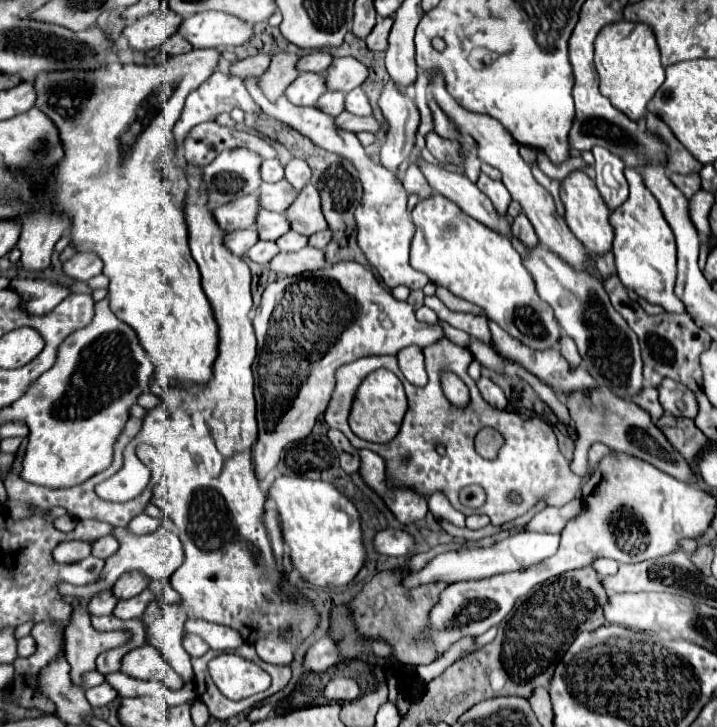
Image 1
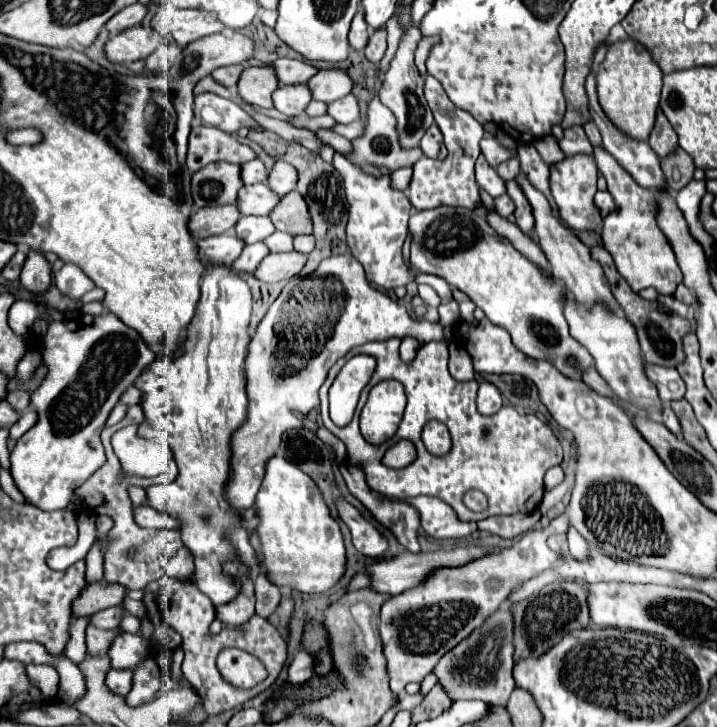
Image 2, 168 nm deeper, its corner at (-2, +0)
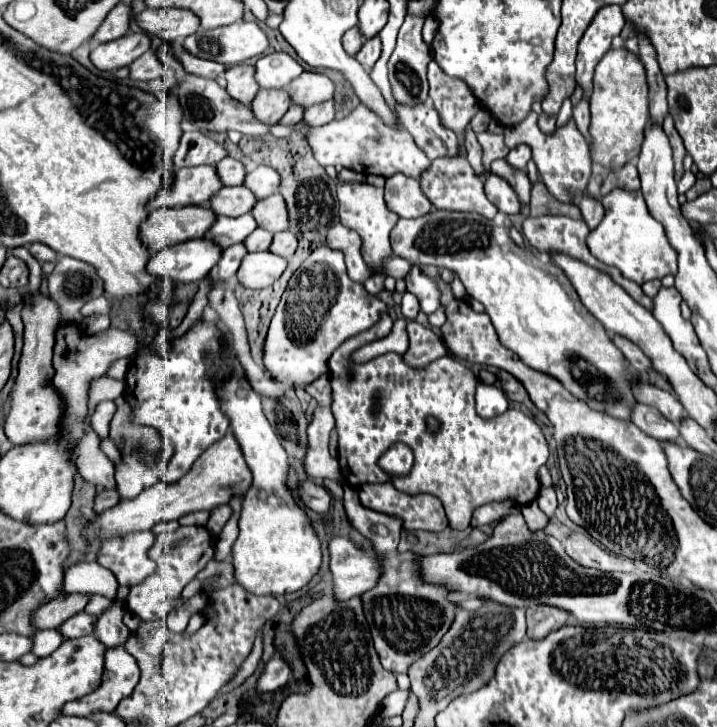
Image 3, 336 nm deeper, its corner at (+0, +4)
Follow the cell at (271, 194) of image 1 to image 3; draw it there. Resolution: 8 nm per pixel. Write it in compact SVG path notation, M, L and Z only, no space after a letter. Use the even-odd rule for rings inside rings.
M245 185L237 187L223 187L213 199L211 199L211 209L217 215L229 215L229 217L239 217L245 213L251 213L259 199L249 191Z

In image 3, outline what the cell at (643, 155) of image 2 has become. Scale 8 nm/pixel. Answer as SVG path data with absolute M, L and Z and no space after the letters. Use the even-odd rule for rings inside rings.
M603 7L597 13L597 19L593 19L593 23L587 27L577 53L577 85L583 89L583 99L589 101L593 69L609 51L611 39L621 33L623 25L625 19L621 15L621 7Z

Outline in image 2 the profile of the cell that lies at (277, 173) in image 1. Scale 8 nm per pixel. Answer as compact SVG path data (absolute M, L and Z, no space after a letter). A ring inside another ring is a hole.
M259 159L247 161L241 165L241 179L245 185L253 185L253 183L261 183L267 179L267 169Z

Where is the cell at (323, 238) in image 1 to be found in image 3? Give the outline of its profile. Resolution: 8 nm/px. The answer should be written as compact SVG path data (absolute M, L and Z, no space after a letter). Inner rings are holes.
M281 231L281 233L275 233L273 245L271 245L269 249L271 249L273 253L289 259L289 257L295 253L297 245L299 245L299 239L297 239L295 233L291 233L291 231Z

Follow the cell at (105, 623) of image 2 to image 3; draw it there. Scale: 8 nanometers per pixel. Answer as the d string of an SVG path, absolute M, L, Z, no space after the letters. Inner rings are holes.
M77 613L75 617L71 617L69 621L65 621L59 629L63 635L69 637L81 637L81 635L89 635L95 631L95 615L89 615L89 613Z

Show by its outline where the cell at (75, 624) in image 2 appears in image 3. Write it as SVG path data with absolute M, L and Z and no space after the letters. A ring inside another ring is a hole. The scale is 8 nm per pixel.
M59 629L37 631L37 635L33 635L33 653L35 653L37 657L51 655L63 641L65 641L65 637L61 635Z

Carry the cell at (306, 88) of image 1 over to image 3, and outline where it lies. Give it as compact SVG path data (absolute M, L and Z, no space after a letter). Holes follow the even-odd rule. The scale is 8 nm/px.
M259 89L251 107L261 121L277 123L277 119L291 107L291 97L285 89Z

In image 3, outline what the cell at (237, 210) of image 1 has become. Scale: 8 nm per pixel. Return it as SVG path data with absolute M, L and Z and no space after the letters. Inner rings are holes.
M189 205L179 209L155 209L141 225L141 239L147 243L151 253L163 247L177 245L189 239L203 237L209 227L217 221L217 215L209 207Z

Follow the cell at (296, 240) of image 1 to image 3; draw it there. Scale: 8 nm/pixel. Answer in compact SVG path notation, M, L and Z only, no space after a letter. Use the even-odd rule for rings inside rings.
M257 229L257 231L253 231L253 235L249 235L245 247L249 251L265 251L265 249L271 247L271 241L273 241L273 233L271 231Z

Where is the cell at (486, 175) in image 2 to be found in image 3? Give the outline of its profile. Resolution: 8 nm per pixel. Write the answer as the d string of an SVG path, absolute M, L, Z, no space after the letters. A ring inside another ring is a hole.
M471 129L465 133L465 147L467 147L467 159L469 159L471 167L475 169L475 173L477 173L481 179L485 179L489 173L485 171L483 161L481 161L483 151L481 151L481 145L479 145L479 141L477 141L477 137L475 137L475 133L473 133Z

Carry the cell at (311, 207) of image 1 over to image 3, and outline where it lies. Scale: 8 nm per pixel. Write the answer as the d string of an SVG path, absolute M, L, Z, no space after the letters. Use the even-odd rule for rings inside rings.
M273 193L267 199L261 199L257 203L257 207L253 207L251 215L257 219L261 229L267 231L285 231L289 227L289 213L287 213L287 203L283 199L283 195Z

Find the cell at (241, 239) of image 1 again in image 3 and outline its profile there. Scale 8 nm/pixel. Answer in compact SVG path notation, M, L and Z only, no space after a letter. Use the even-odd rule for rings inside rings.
M211 237L189 239L185 243L157 251L147 269L161 279L191 283L203 279L213 265L219 263L221 253L221 245L217 245Z

